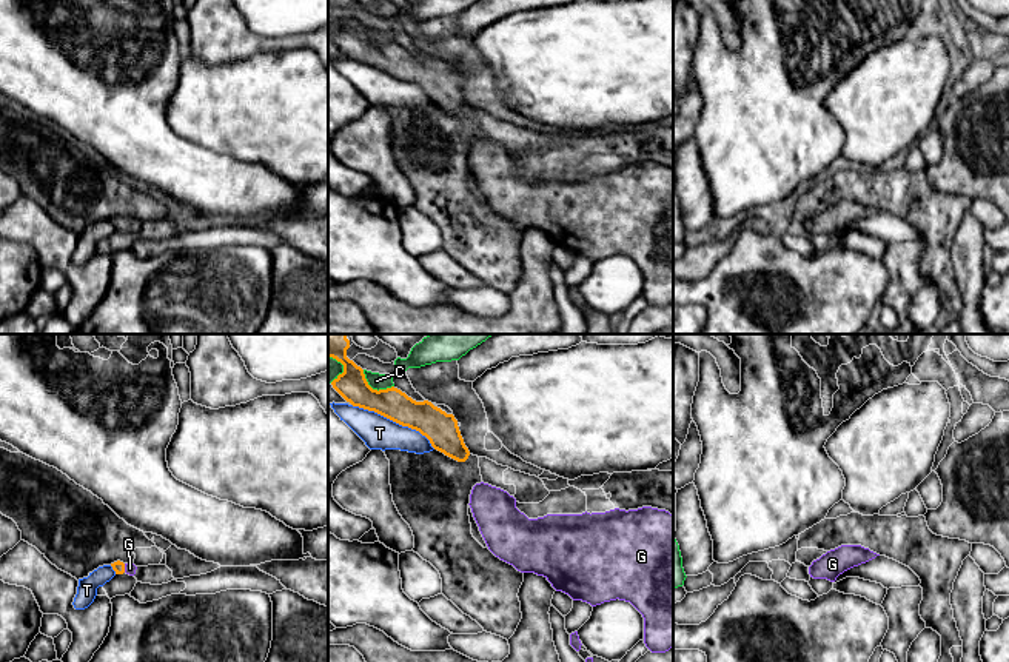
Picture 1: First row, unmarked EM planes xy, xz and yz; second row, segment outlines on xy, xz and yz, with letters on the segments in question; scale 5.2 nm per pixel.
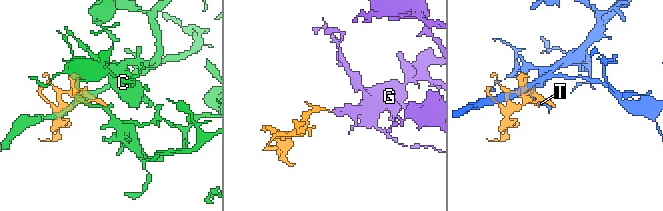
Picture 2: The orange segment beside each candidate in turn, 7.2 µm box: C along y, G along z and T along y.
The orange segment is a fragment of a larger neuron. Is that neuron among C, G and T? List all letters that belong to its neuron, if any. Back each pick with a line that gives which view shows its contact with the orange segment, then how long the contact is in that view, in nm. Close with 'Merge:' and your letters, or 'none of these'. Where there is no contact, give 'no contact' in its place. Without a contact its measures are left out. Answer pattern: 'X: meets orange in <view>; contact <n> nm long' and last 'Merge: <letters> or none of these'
G: meets orange in xy; contact 50 nm long
Merge: G

